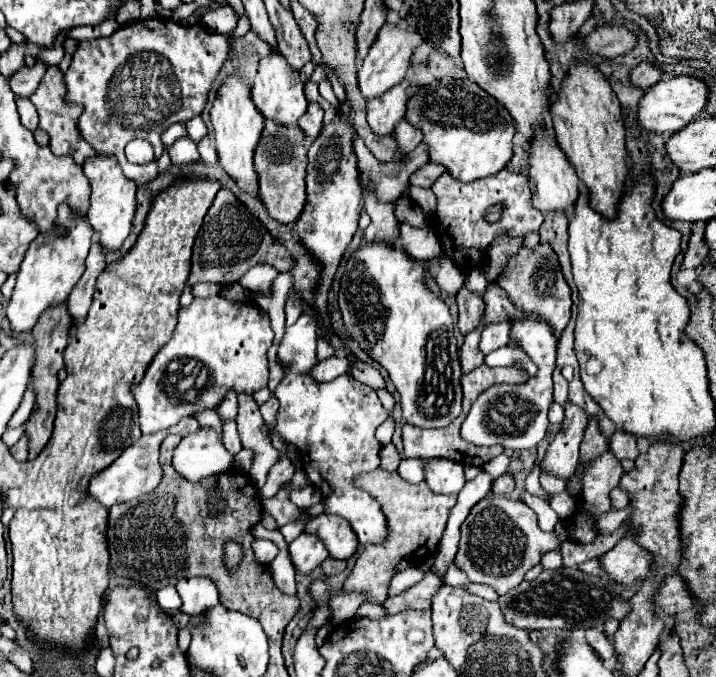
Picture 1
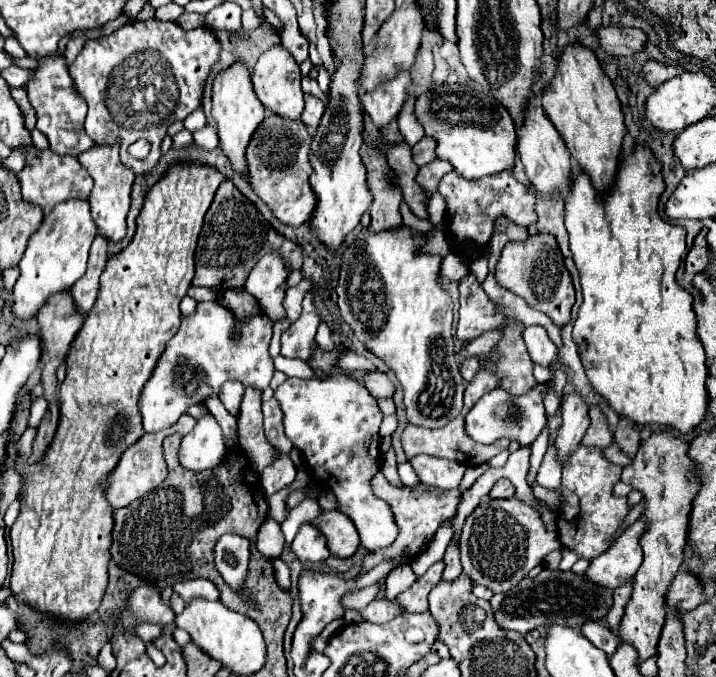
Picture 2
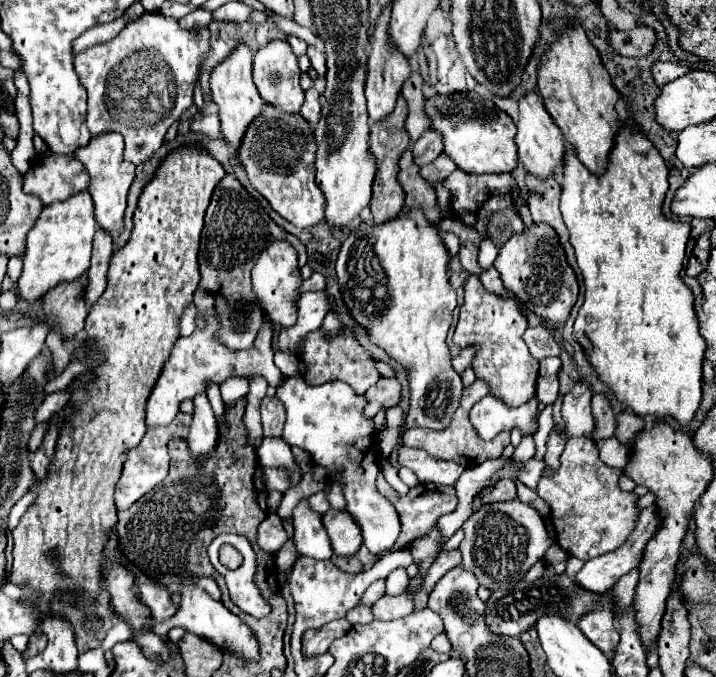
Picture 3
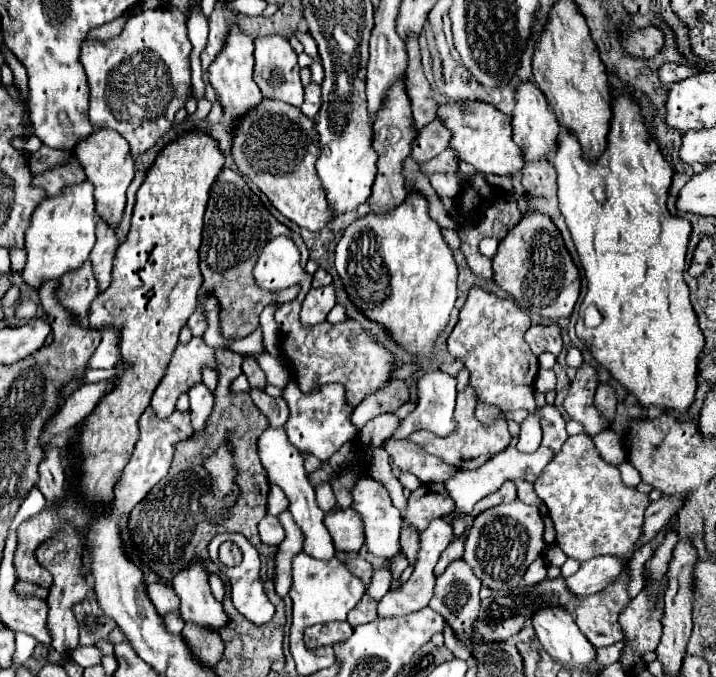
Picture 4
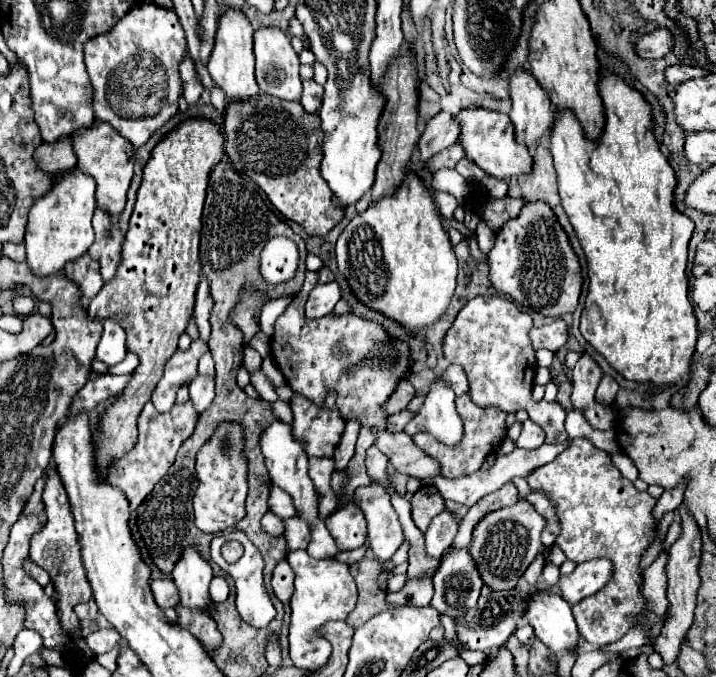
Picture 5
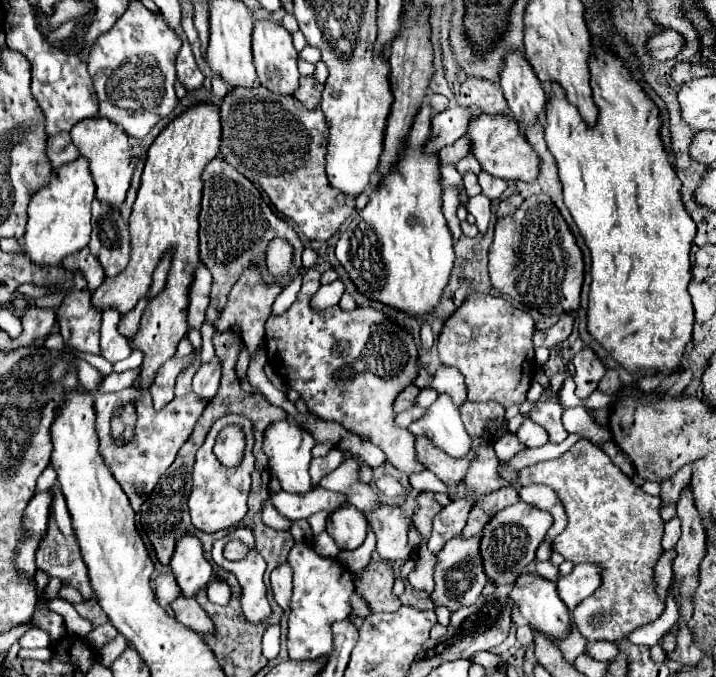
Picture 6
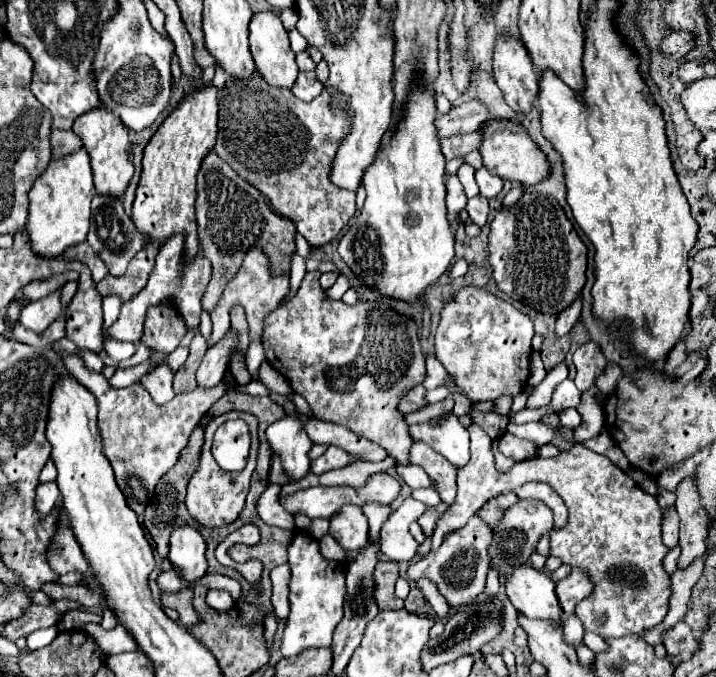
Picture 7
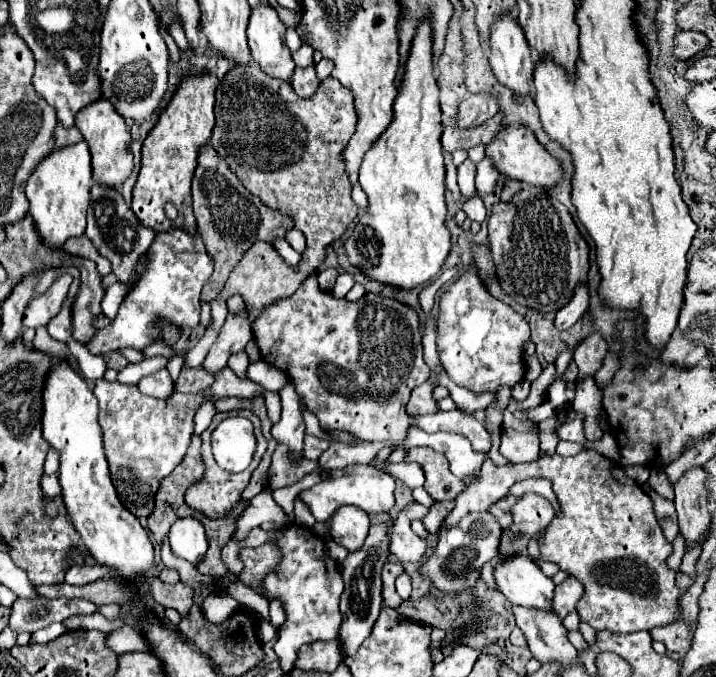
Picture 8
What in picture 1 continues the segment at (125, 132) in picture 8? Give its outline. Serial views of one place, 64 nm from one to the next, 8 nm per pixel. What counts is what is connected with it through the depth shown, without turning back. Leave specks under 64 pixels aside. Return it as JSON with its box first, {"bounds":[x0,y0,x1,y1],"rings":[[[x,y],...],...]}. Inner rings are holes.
{"bounds":[84,154,136,250],"rings":[[[96,154],[94,158],[86,160],[84,164],[84,174],[90,178],[92,186],[92,196],[90,196],[90,210],[88,218],[92,228],[98,232],[100,244],[104,250],[116,250],[122,246],[126,236],[130,234],[134,212],[136,212],[136,184],[126,178],[120,170],[120,164],[114,156],[104,156]]]}

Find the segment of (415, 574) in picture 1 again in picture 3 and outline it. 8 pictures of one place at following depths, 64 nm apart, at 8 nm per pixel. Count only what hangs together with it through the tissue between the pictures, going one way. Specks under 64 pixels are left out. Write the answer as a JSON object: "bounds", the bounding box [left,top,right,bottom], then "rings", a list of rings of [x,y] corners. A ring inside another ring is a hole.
{"bounds":[386,568,410,595],"rings":[[[396,568],[392,574],[386,578],[386,591],[388,595],[398,595],[406,590],[410,577],[407,575],[406,568]]]}

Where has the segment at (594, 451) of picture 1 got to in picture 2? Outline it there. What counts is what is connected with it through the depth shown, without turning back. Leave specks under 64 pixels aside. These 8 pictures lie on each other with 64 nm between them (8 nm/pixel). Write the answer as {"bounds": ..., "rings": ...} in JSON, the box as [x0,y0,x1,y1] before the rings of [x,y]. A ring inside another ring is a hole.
{"bounds":[582,406,614,448],"rings":[[[590,406],[590,418],[592,418],[592,424],[590,424],[590,428],[588,428],[588,432],[586,432],[586,436],[584,436],[582,442],[586,446],[606,448],[614,440],[612,432],[608,428],[606,416],[602,414],[602,410],[598,406]]]}

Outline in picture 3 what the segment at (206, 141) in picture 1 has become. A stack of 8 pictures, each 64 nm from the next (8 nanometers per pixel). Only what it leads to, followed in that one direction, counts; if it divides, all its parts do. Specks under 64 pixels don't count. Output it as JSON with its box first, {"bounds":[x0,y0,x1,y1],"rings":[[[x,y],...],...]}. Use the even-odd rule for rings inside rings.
{"bounds":[192,110,220,138],"rings":[[[214,110],[208,112],[202,120],[196,120],[196,122],[192,124],[192,130],[202,132],[202,134],[206,134],[208,138],[218,136],[218,132],[220,132],[220,118],[218,118],[218,114],[216,114]]]}

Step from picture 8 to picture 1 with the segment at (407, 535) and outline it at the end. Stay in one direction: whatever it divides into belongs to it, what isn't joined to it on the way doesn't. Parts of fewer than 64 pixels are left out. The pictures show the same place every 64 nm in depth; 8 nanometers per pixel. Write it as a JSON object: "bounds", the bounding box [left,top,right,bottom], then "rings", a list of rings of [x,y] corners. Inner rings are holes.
{"bounds":[274,310,388,546],"rings":[[[304,310],[298,322],[286,328],[278,348],[278,358],[288,366],[284,380],[274,390],[280,400],[276,432],[292,442],[304,456],[304,468],[316,488],[322,490],[326,512],[342,516],[350,522],[362,546],[382,544],[388,538],[388,524],[380,502],[366,490],[354,486],[354,478],[380,466],[380,442],[374,438],[376,428],[388,418],[376,392],[348,374],[332,382],[316,382],[308,370],[316,364],[316,316]],[[308,446],[312,460],[308,456]]]}

